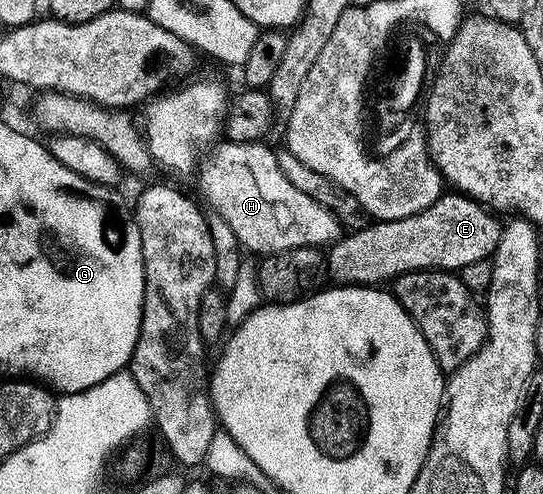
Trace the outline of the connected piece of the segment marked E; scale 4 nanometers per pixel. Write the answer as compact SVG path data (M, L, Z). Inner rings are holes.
M442 194L433 205L410 217L399 218L397 221L369 222L366 228L358 232L342 235L328 249L323 264L329 267L330 281L341 286L381 286L405 272L423 272L426 270L461 270L457 268L469 268L480 260L488 261L499 246L502 221L497 221L494 215L485 205L469 199L460 194Z

